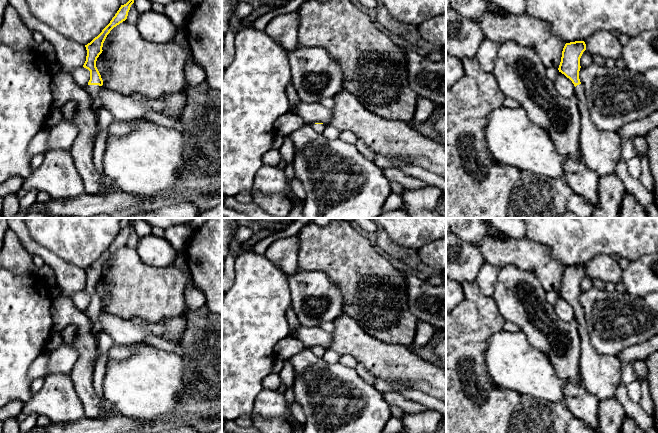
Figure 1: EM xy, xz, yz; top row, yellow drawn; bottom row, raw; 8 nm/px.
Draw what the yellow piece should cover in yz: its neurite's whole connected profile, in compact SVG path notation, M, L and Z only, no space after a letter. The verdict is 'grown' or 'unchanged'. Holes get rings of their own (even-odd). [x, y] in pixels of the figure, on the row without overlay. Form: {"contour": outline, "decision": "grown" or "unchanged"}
{"contour": "M584 265L566 267L558 294L575 310L580 335L578 365L581 384L588 393L601 402L616 396L617 387L622 382L622 363L617 356L598 353L589 341L584 311L579 303L580 282L585 274Z", "decision": "grown"}

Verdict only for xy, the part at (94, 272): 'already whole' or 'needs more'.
needs more

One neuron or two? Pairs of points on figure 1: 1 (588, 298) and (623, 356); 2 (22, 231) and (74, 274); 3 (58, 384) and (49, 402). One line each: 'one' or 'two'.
1: two
2: one
3: one

